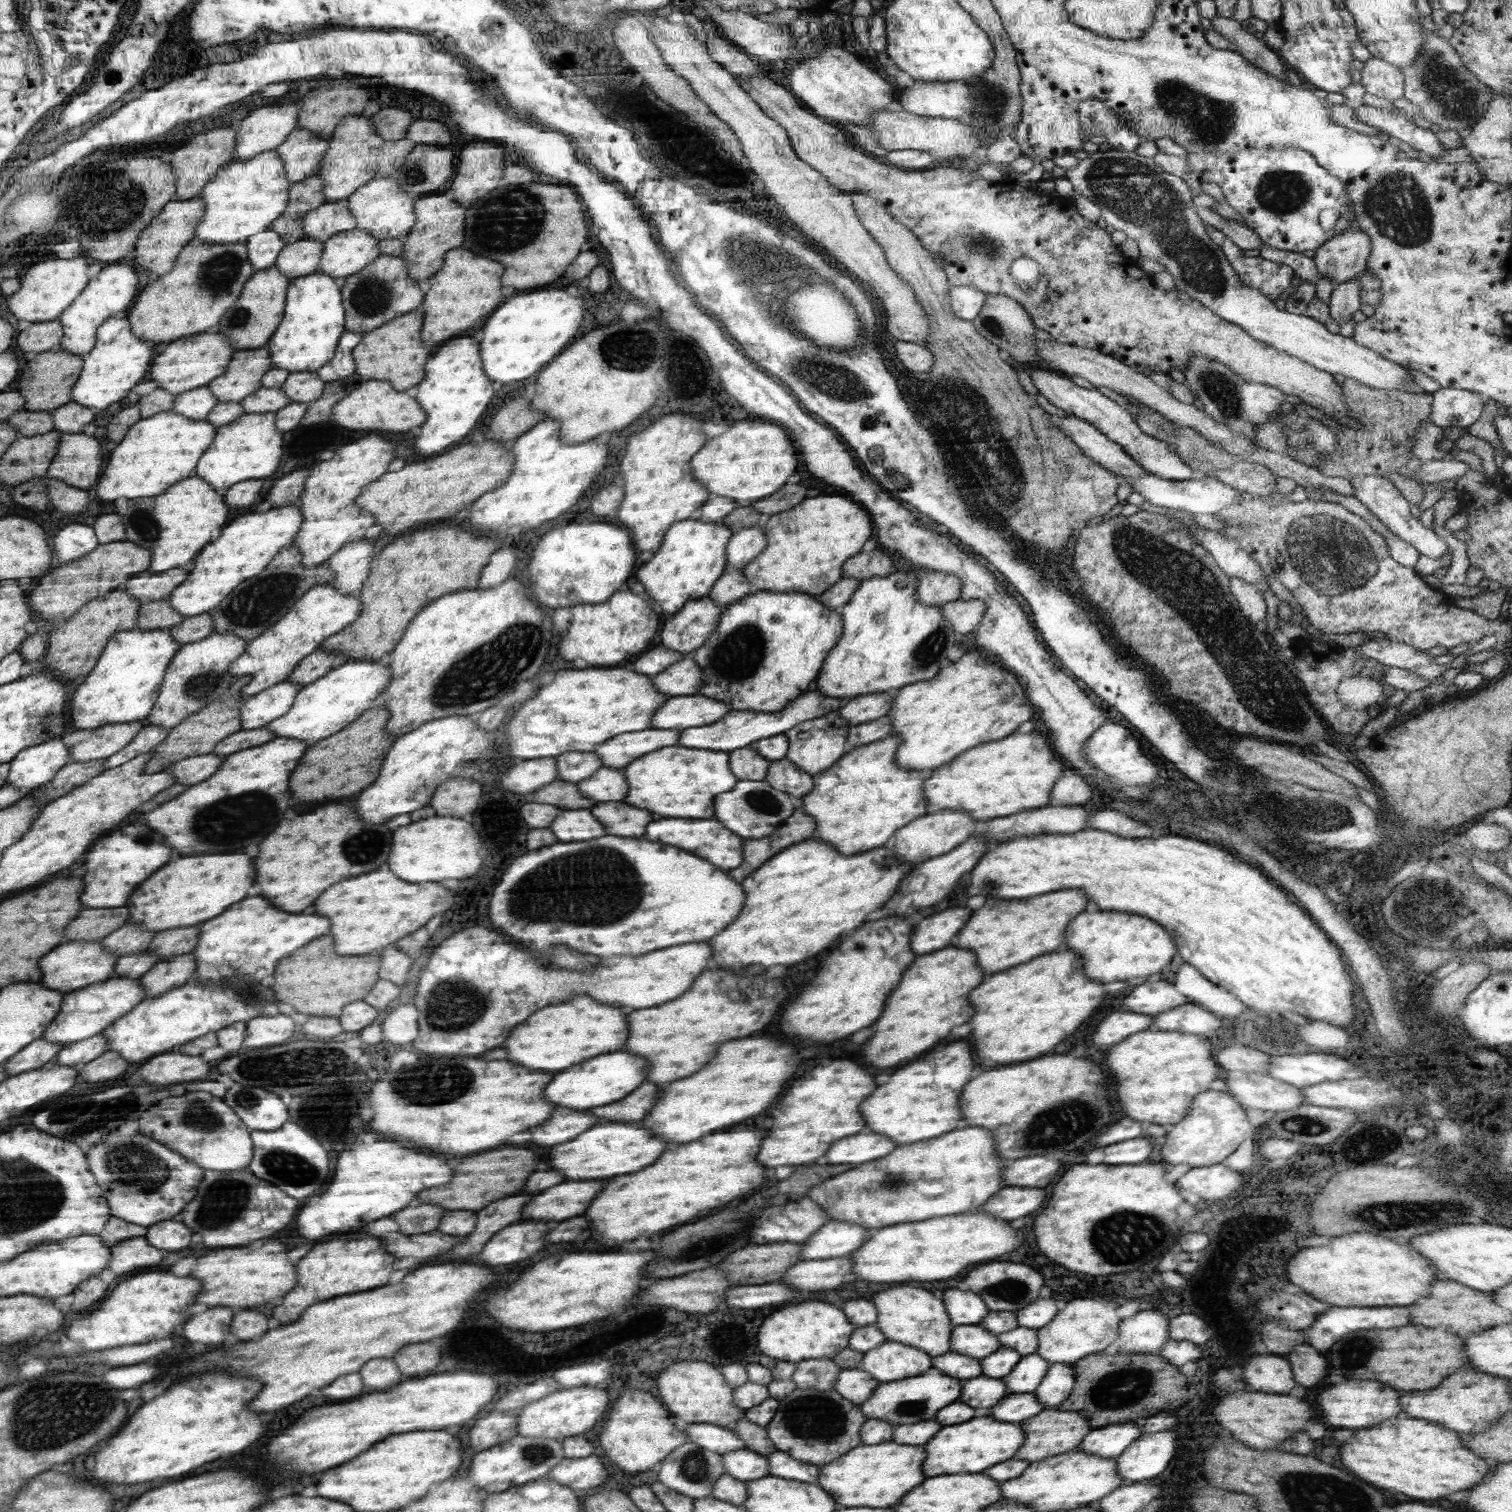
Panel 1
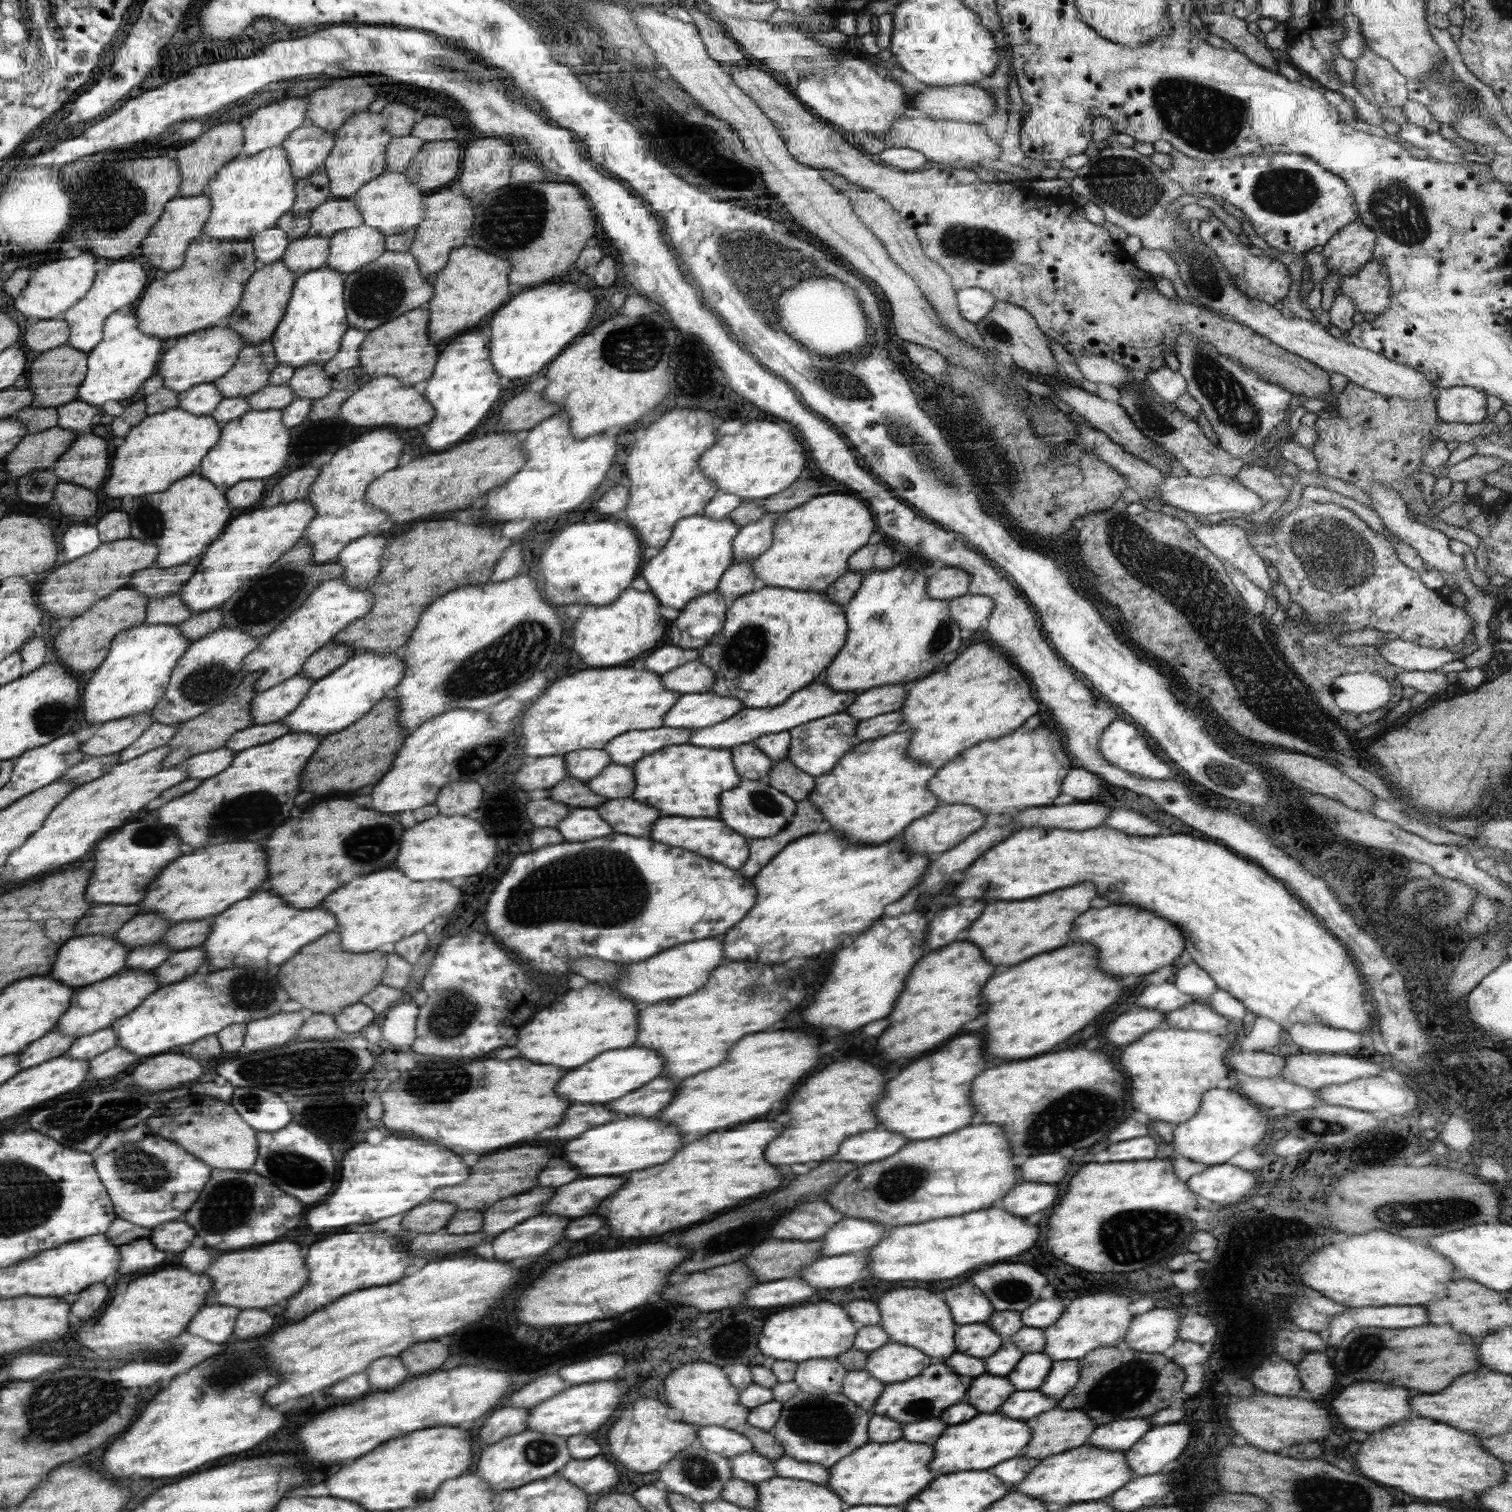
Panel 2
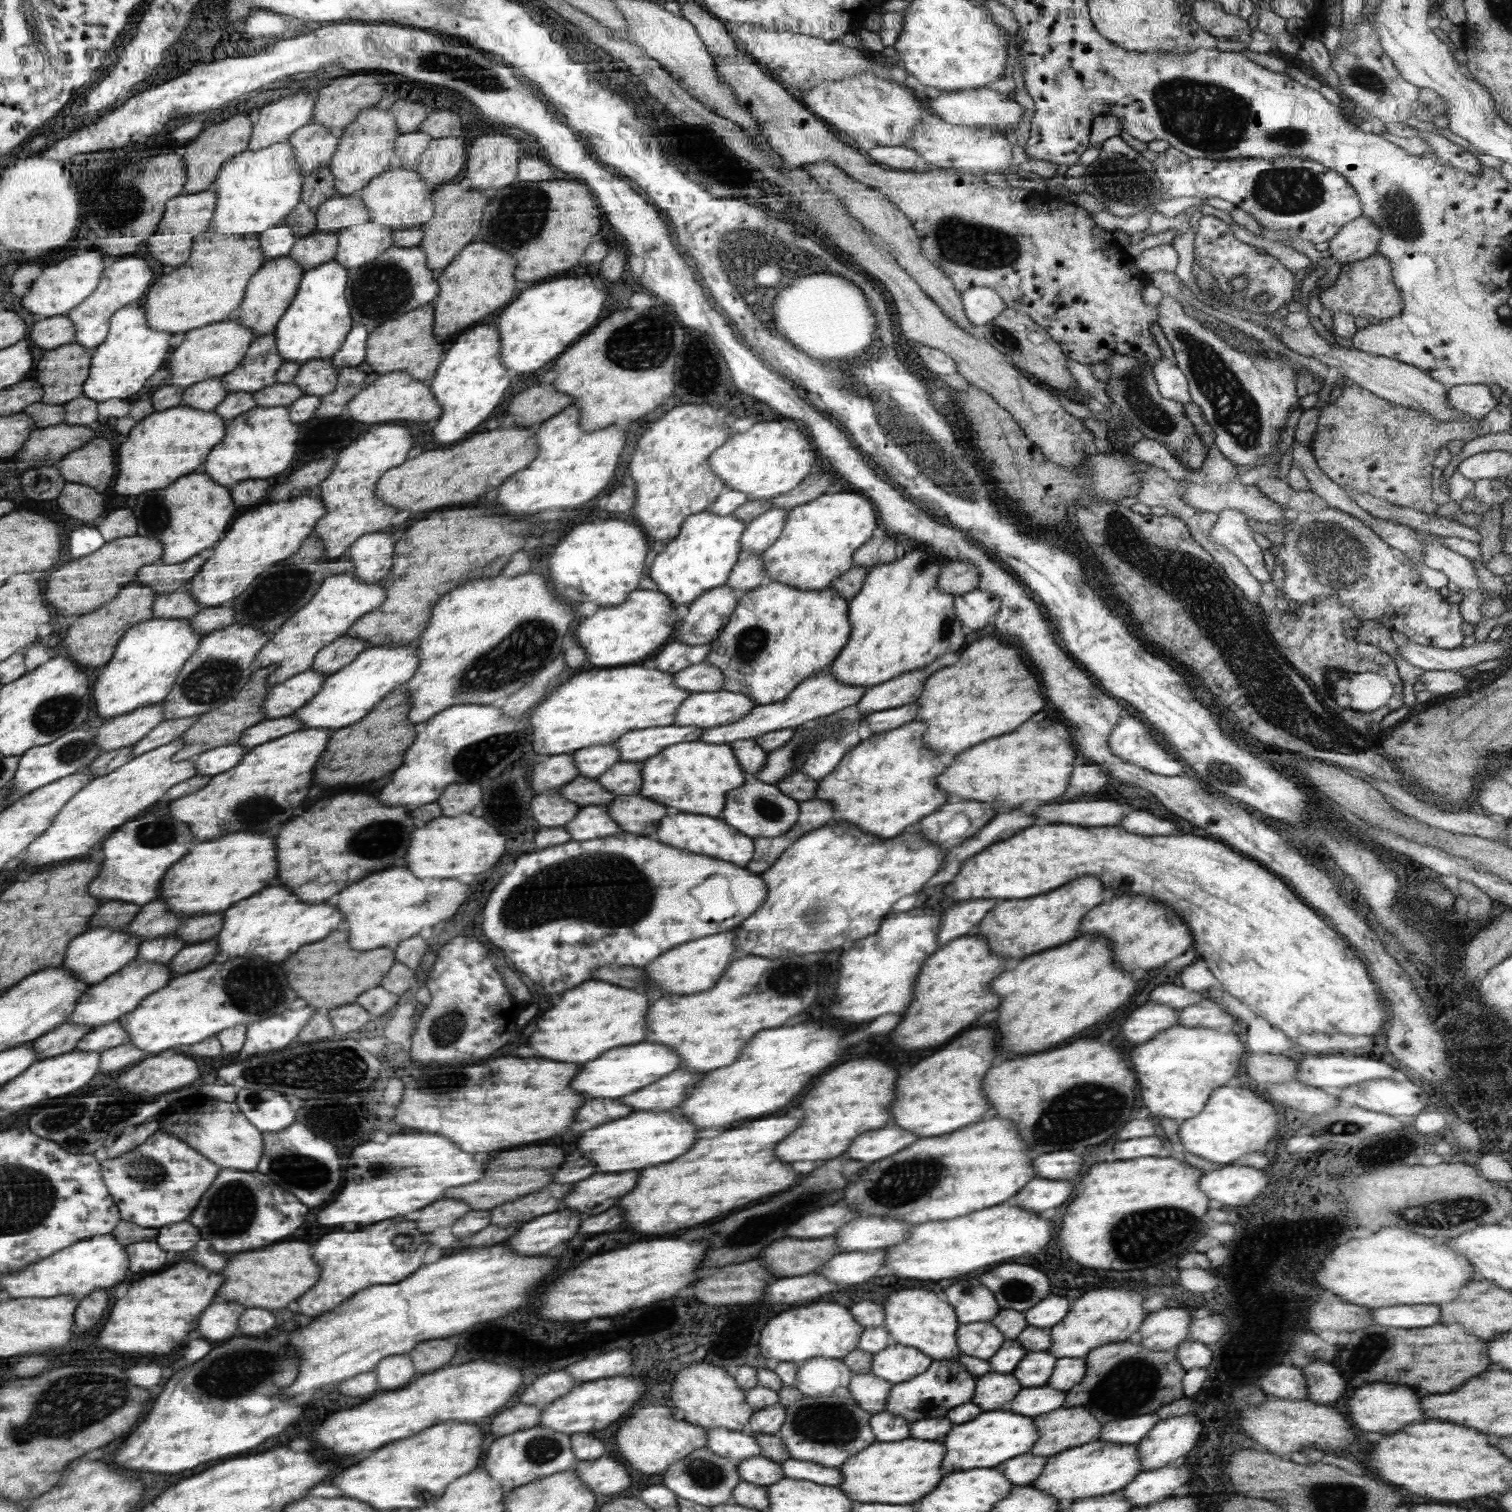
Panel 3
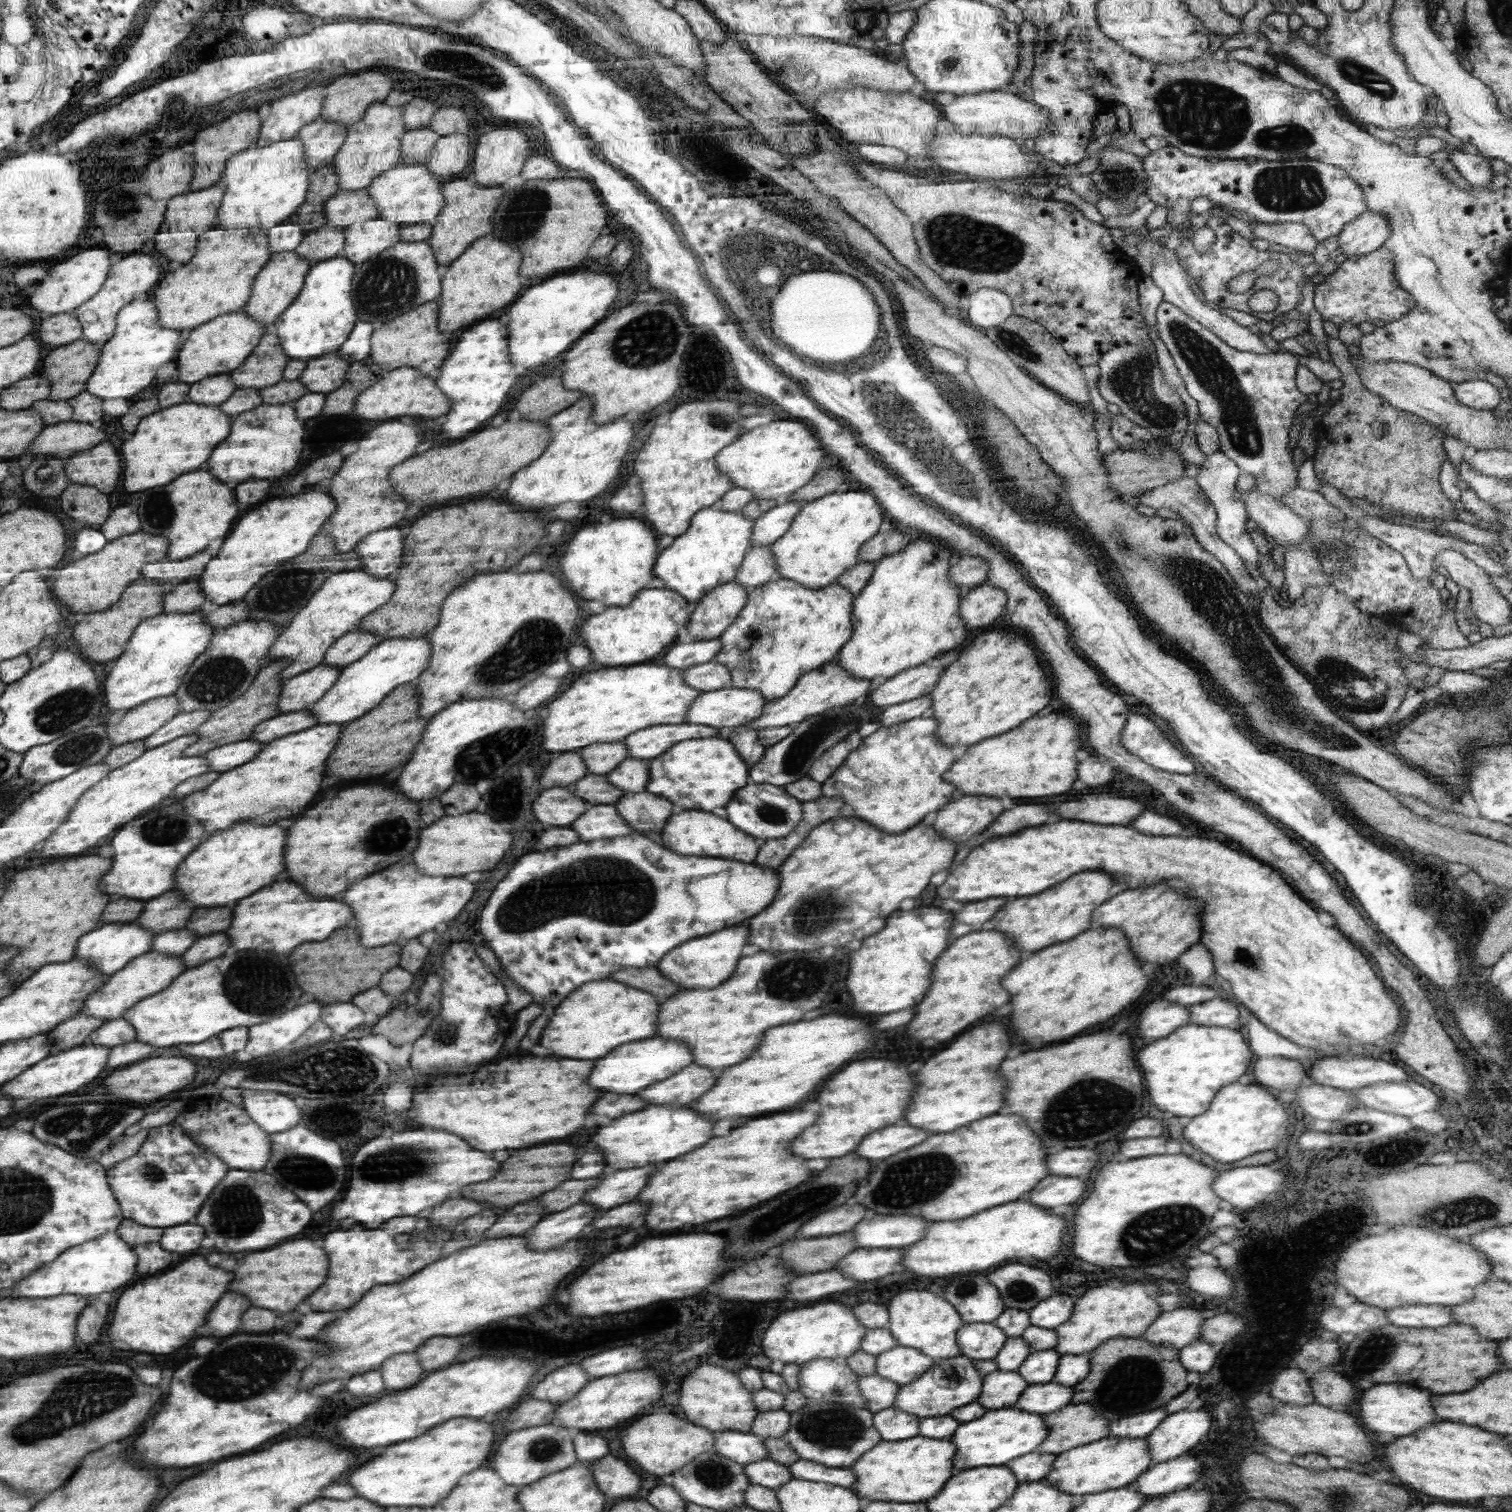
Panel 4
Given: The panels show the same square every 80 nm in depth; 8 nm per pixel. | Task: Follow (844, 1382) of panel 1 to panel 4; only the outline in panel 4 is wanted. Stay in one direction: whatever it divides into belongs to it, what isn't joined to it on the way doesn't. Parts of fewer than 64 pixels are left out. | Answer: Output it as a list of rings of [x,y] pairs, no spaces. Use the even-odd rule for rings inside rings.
[[[878,1374],[859,1377],[859,1389],[867,1402],[866,1409],[874,1413],[892,1407],[900,1387]]]

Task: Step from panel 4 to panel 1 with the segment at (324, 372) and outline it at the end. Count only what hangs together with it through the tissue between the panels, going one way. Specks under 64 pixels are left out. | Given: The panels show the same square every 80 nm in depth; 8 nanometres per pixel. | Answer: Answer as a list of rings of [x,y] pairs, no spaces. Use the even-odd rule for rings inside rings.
[[[316,371],[290,373],[281,386],[291,402],[309,403],[318,400],[324,392],[326,382],[318,378]]]

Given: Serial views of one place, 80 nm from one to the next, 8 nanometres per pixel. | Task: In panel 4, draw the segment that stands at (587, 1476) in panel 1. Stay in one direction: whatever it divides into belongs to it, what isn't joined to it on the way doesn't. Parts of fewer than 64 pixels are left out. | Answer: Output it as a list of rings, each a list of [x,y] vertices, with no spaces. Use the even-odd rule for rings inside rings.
[[[604,1456],[598,1462],[590,1462],[599,1489],[610,1496],[634,1496],[640,1492],[640,1476],[620,1458]]]

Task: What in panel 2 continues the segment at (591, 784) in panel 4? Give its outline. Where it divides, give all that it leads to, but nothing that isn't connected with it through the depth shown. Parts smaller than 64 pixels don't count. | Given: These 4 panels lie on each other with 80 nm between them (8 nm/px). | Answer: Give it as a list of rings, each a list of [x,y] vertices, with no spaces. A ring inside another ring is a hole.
[[[566,778],[558,786],[554,786],[550,792],[550,798],[564,802],[566,806],[572,806],[572,808],[586,808],[586,806],[598,808],[602,802],[606,802],[604,796],[598,796],[596,792],[590,790],[588,784],[576,778]]]

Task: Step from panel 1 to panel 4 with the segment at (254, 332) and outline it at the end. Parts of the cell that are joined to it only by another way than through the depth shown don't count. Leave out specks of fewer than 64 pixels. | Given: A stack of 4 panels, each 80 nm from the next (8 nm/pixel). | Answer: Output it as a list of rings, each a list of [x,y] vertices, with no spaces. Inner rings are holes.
[[[278,252],[273,254],[270,261],[257,274],[253,284],[253,294],[250,296],[249,302],[243,311],[254,317],[258,322],[264,323],[271,330],[272,324],[293,304],[297,301],[298,294],[302,291],[306,278],[310,273],[312,262],[302,256],[298,256],[296,252]]]

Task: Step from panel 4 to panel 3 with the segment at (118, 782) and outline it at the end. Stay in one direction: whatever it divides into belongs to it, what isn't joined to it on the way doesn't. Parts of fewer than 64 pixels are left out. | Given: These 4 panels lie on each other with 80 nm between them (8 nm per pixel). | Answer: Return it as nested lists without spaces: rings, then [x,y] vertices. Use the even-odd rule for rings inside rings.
[[[182,739],[173,740],[146,754],[136,756],[106,776],[92,780],[57,814],[53,820],[54,826],[50,826],[46,834],[42,833],[42,838],[36,838],[36,842],[30,843],[30,850],[26,850],[26,856],[22,858],[20,864],[42,868],[86,856],[94,844],[102,842],[122,824],[132,820],[138,812],[160,800],[170,788],[198,774],[197,766],[192,759],[184,761],[175,759],[176,754],[184,748],[185,742]]]

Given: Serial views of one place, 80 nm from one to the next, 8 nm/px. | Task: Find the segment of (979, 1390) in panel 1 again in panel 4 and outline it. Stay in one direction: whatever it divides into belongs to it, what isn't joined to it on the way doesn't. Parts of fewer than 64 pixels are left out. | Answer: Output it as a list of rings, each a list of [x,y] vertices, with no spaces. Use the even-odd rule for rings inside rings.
[[[992,1372],[984,1378],[984,1386],[982,1386],[982,1394],[980,1394],[980,1404],[984,1408],[994,1406],[994,1410],[998,1408],[1008,1408],[1014,1406],[1020,1398],[1020,1394],[1026,1390],[1028,1382],[1018,1374],[1018,1372]]]

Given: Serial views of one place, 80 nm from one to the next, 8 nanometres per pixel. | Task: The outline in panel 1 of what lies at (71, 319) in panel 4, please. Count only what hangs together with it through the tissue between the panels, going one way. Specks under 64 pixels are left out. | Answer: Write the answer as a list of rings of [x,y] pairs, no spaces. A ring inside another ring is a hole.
[[[60,321],[31,323],[18,332],[16,351],[23,354],[60,350],[63,334],[63,324]]]

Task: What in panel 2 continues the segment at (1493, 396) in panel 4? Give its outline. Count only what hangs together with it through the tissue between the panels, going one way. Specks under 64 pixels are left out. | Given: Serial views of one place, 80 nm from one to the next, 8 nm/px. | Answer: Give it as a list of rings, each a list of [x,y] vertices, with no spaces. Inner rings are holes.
[[[1453,386],[1437,391],[1437,415],[1449,423],[1478,424],[1486,416],[1484,391],[1471,386]]]

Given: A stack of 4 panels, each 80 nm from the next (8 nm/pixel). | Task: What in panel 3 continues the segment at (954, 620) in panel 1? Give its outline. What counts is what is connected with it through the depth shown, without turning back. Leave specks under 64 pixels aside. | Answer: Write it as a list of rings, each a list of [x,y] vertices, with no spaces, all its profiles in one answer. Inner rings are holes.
[[[976,588],[971,593],[954,597],[955,614],[965,630],[988,626],[995,620],[1000,610],[1000,597],[987,590]]]

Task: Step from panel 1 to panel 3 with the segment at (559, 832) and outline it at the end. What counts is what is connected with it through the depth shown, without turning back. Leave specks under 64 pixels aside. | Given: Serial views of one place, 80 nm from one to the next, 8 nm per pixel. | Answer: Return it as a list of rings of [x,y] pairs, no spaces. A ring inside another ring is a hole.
[[[586,806],[578,816],[566,824],[566,830],[574,840],[590,841],[594,838],[606,838],[622,832],[620,826],[610,818],[606,806]]]

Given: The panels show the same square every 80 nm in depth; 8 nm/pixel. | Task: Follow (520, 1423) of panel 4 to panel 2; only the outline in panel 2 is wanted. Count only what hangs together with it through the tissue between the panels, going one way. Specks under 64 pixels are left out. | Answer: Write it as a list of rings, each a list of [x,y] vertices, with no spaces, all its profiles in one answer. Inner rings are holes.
[[[500,1408],[490,1414],[486,1424],[478,1432],[479,1440],[486,1444],[494,1444],[504,1437],[509,1437],[527,1431],[529,1409],[527,1408]]]

